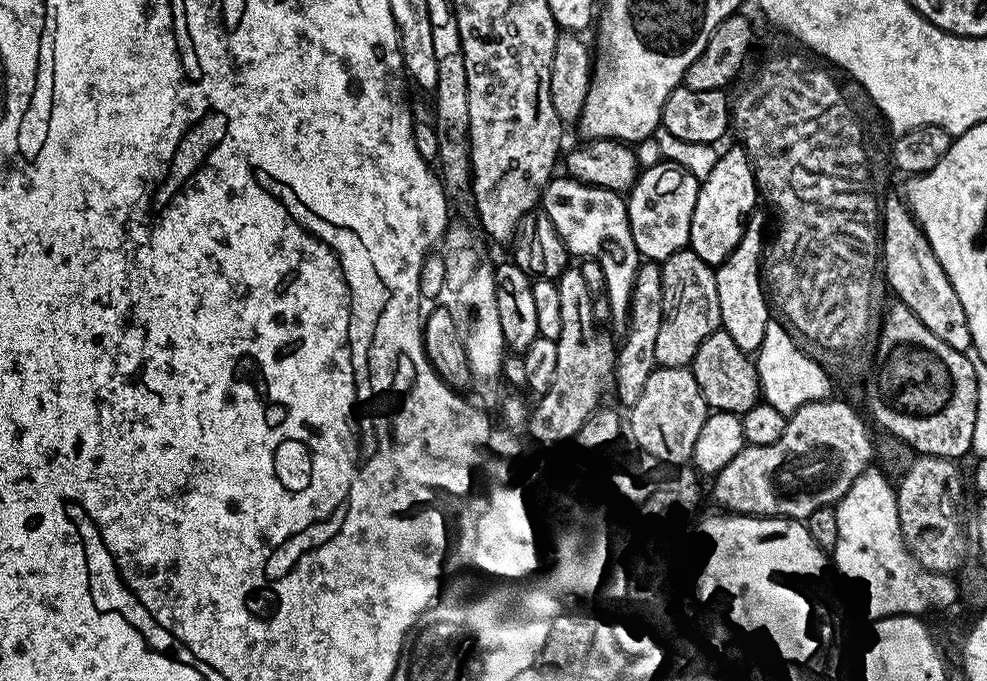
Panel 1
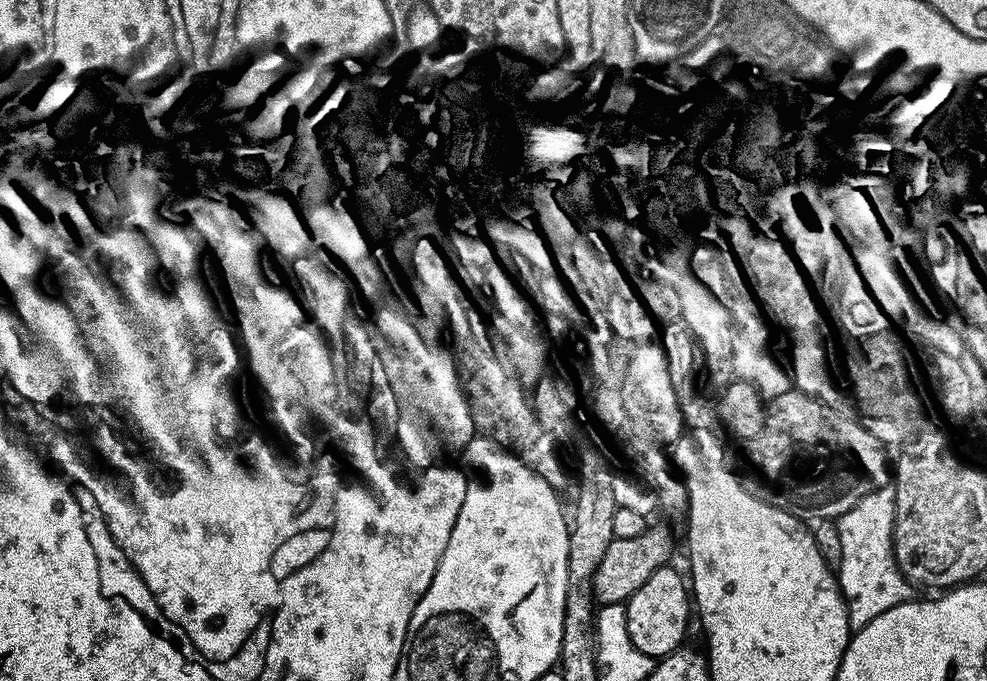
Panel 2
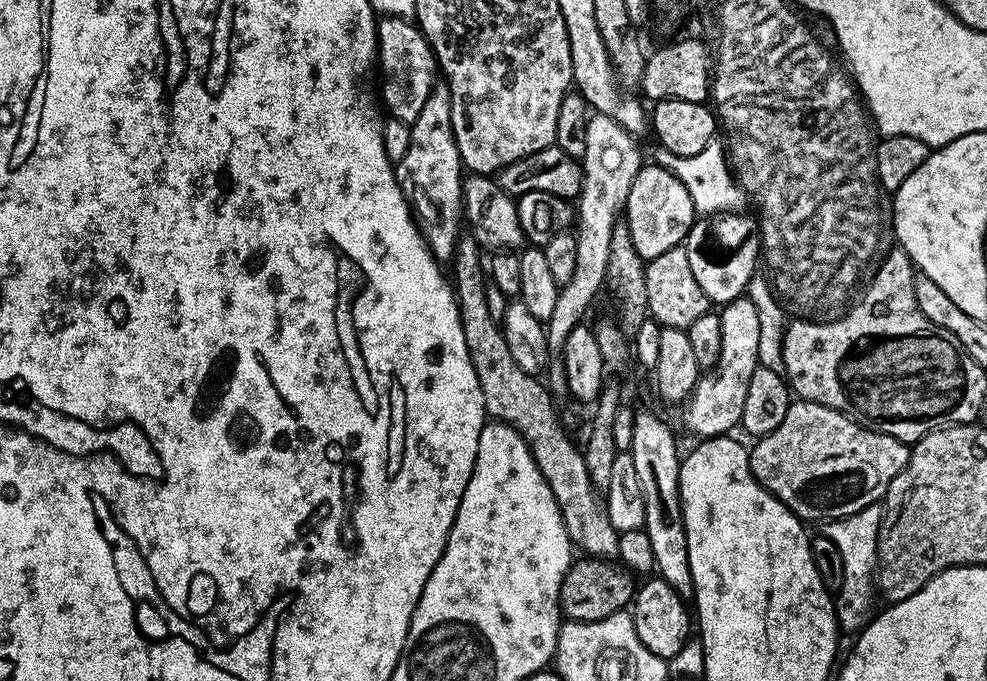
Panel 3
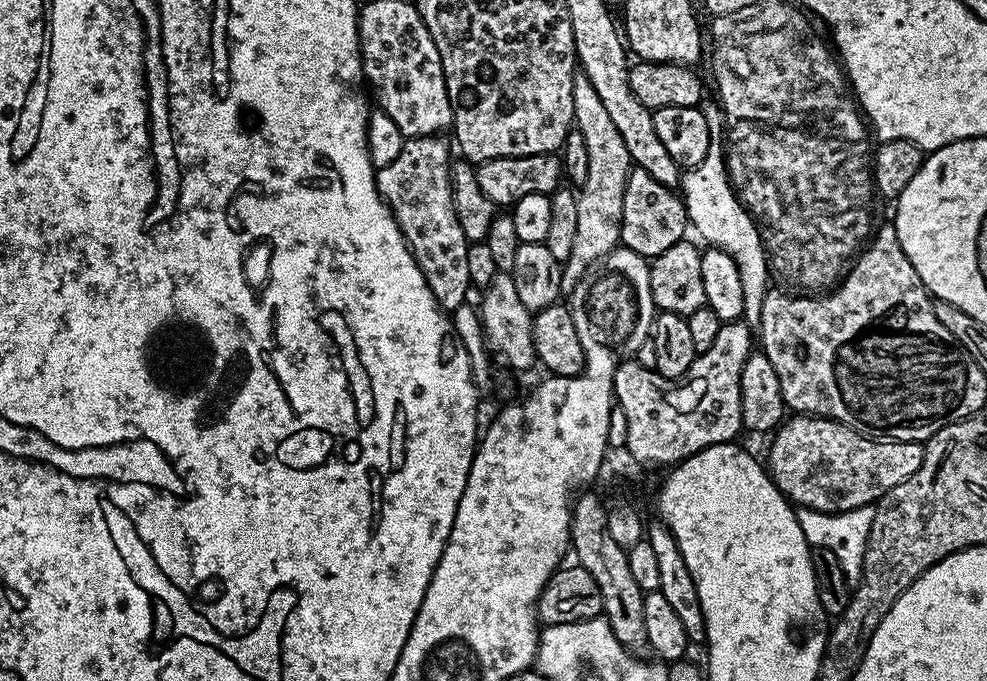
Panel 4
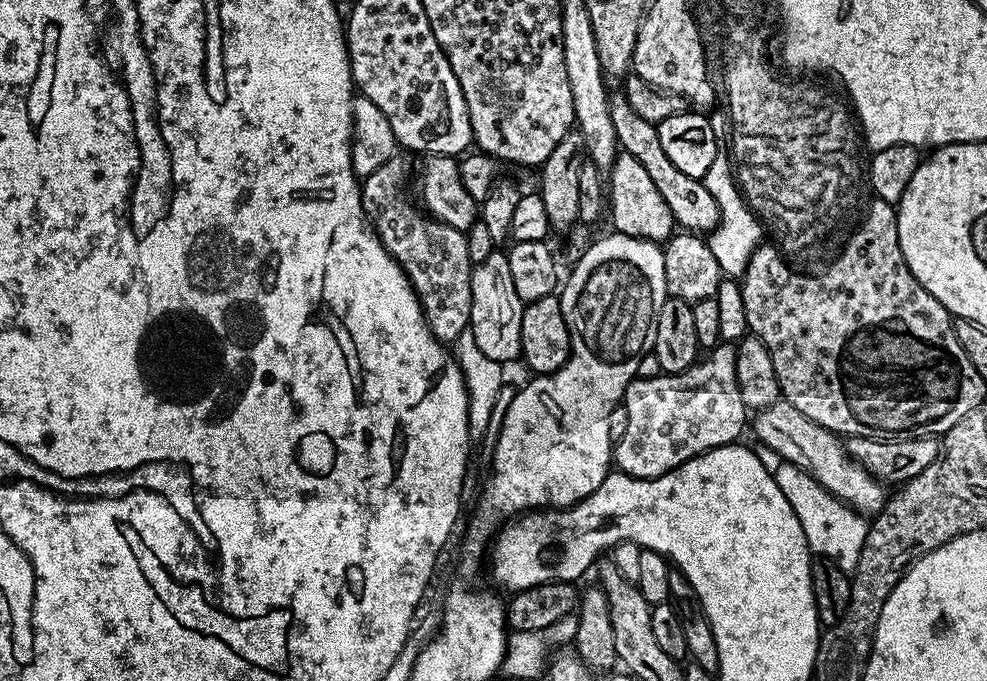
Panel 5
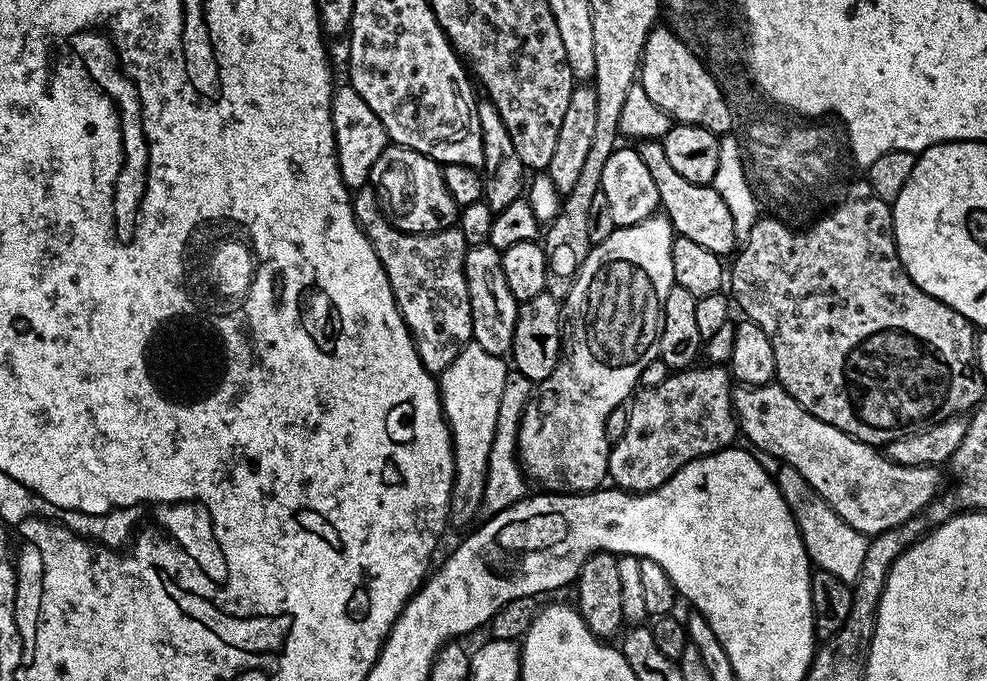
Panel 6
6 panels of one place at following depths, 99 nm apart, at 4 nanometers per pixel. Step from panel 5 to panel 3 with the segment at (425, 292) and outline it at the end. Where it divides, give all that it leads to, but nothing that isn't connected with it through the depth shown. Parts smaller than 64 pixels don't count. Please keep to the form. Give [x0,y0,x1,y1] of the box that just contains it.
[394,82,462,262]

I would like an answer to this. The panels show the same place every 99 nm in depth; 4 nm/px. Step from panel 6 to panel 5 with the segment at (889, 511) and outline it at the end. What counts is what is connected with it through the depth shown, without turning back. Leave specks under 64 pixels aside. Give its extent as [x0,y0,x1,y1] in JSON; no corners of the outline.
[750,398,885,516]

